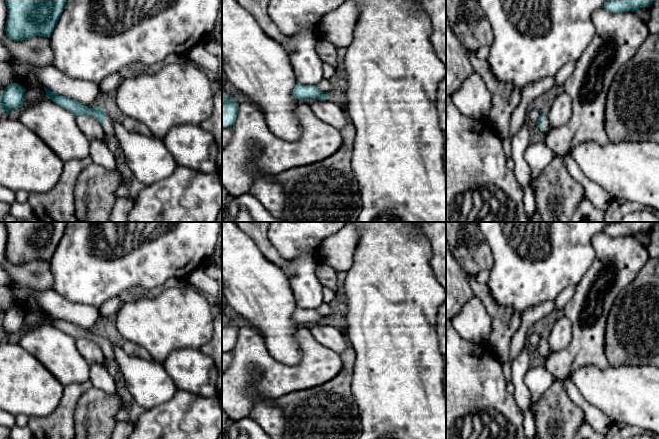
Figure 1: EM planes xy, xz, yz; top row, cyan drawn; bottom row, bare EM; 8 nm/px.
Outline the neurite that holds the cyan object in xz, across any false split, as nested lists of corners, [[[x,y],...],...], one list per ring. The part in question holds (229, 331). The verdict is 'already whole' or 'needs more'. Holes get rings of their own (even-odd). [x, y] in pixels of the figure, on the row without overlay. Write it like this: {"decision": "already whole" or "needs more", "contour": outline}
{"decision": "already whole", "contour": [[[230,318],[222,323],[222,353],[231,351],[236,345],[239,328],[235,326]]]}

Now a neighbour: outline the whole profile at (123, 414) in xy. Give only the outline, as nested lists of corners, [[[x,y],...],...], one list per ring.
[[[125,405],[117,413],[116,421],[118,423],[118,422],[121,422],[121,421],[124,421],[124,420],[128,420],[128,419],[129,419],[128,408],[127,408],[127,405]]]

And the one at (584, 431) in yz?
[[[584,419],[577,428],[573,439],[604,439],[604,434],[594,430]]]

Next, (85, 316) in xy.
[[[53,289],[35,292],[33,296],[41,307],[52,316],[67,320],[86,330],[99,331],[101,321],[98,308],[68,301]]]

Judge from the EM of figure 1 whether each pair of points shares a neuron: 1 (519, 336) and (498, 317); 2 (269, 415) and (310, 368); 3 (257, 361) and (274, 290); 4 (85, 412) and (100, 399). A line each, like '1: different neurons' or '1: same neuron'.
1: different neurons
2: different neurons
3: different neurons
4: same neuron

